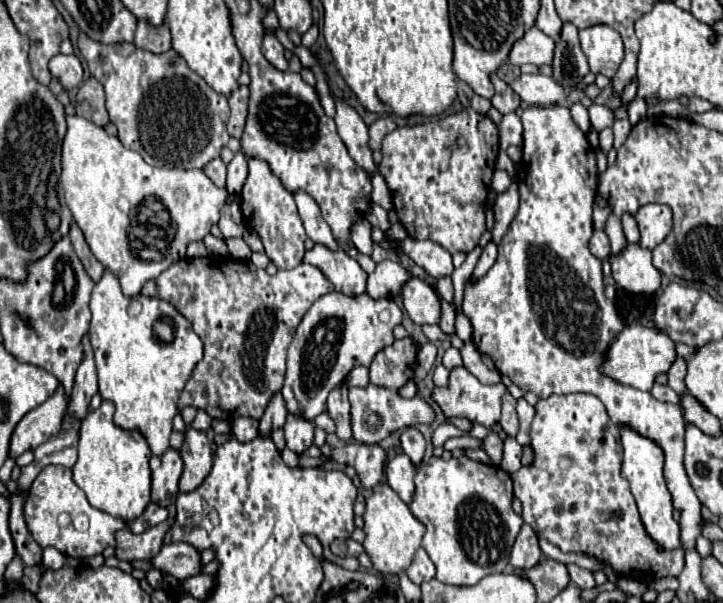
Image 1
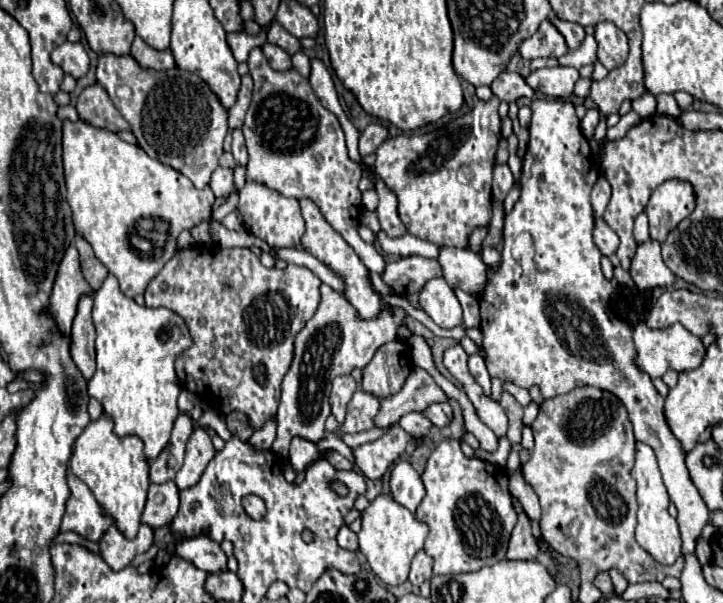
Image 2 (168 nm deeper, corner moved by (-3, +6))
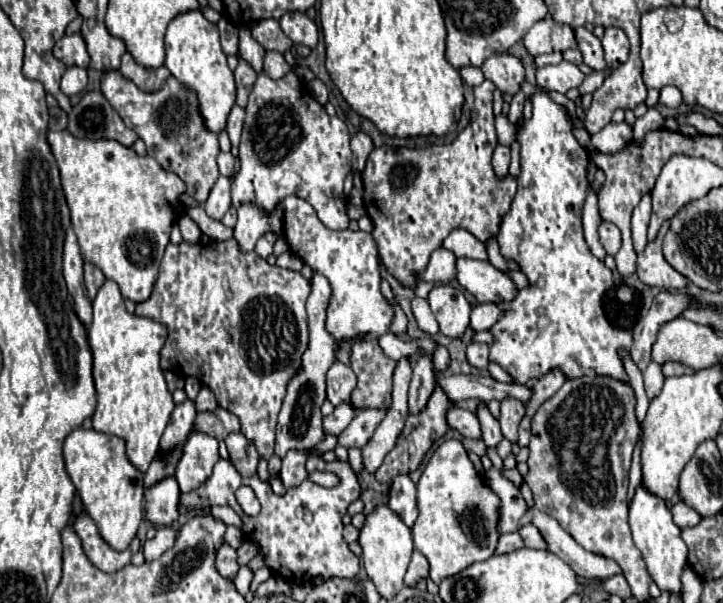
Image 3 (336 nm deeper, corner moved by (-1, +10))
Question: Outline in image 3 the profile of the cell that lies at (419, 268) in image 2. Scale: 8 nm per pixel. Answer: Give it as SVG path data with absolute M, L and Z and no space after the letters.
M436 249L422 273L416 273L418 281L450 283L456 277L456 255L446 249Z

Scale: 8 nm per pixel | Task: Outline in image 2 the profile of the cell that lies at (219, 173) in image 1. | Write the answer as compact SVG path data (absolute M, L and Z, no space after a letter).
M218 167L218 169L212 173L210 189L214 191L214 195L216 195L216 197L228 197L228 195L230 195L230 191L234 189L232 169L224 169L224 167Z

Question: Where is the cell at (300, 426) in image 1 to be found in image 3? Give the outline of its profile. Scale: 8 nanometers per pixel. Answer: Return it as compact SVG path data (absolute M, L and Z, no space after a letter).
M292 449L284 459L282 459L282 469L280 469L280 479L284 483L284 487L296 487L300 485L306 477L308 477L308 471L306 471L306 459L310 457L312 449L304 449L304 451L296 451Z

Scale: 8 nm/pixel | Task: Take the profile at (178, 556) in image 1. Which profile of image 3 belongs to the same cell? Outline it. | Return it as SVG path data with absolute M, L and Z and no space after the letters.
M220 545L218 553L216 553L216 569L222 577L232 579L238 571L238 561L236 561L236 551L230 545Z

